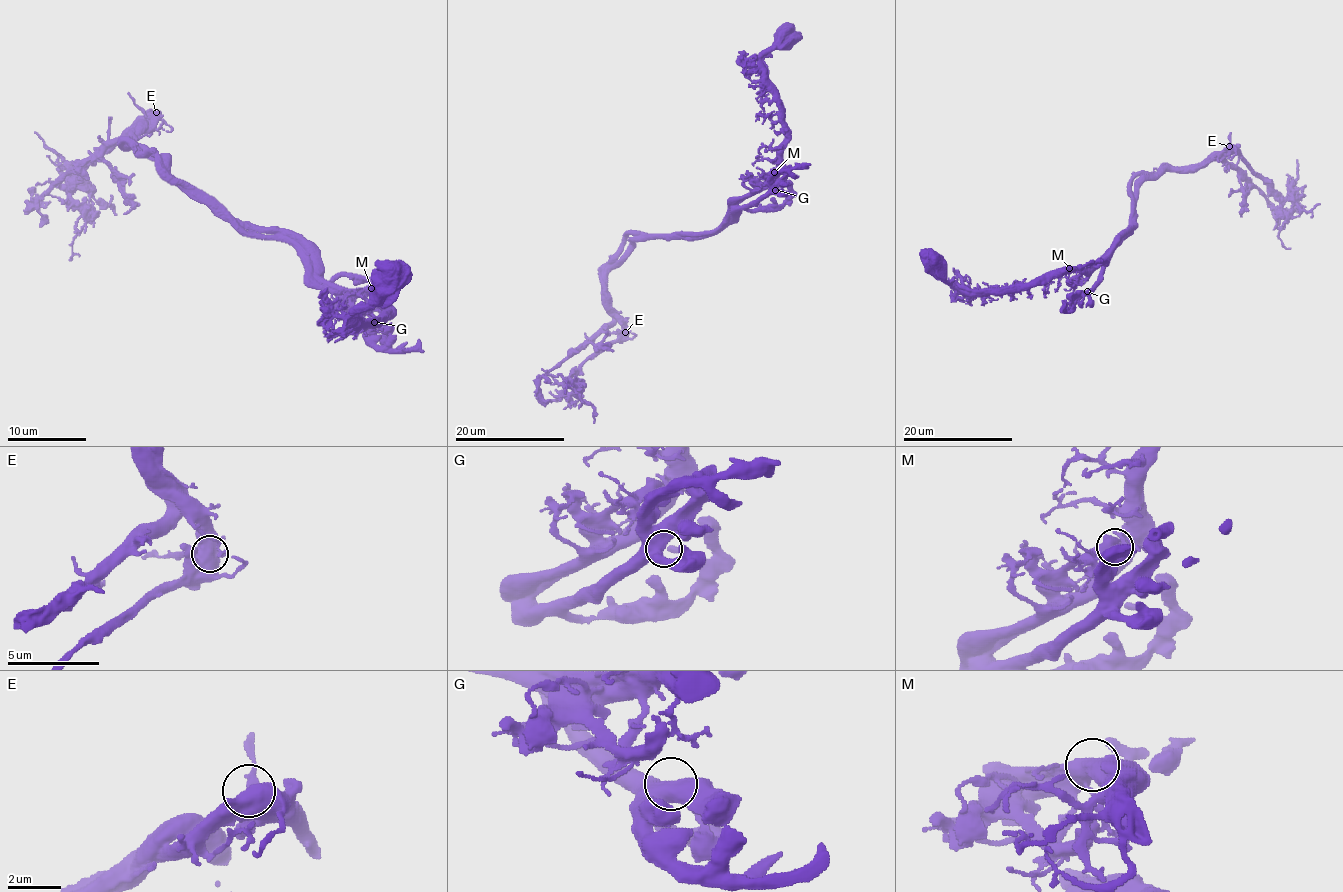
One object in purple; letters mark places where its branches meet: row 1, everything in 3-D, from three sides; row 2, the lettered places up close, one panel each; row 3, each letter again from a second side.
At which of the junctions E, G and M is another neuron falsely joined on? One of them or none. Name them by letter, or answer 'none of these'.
M

